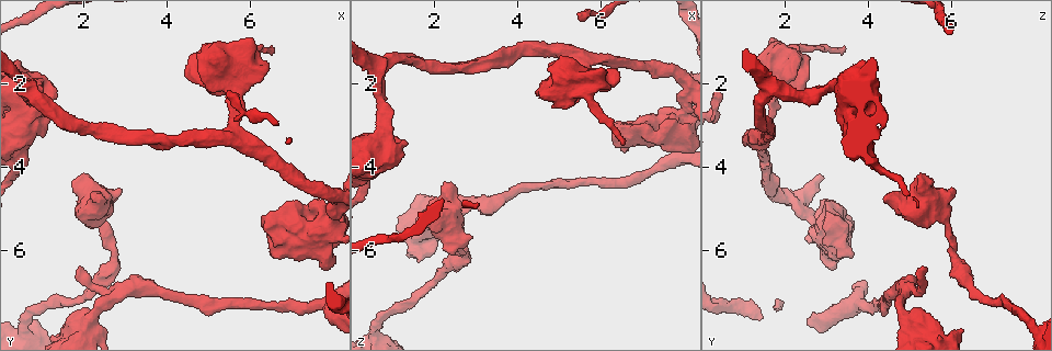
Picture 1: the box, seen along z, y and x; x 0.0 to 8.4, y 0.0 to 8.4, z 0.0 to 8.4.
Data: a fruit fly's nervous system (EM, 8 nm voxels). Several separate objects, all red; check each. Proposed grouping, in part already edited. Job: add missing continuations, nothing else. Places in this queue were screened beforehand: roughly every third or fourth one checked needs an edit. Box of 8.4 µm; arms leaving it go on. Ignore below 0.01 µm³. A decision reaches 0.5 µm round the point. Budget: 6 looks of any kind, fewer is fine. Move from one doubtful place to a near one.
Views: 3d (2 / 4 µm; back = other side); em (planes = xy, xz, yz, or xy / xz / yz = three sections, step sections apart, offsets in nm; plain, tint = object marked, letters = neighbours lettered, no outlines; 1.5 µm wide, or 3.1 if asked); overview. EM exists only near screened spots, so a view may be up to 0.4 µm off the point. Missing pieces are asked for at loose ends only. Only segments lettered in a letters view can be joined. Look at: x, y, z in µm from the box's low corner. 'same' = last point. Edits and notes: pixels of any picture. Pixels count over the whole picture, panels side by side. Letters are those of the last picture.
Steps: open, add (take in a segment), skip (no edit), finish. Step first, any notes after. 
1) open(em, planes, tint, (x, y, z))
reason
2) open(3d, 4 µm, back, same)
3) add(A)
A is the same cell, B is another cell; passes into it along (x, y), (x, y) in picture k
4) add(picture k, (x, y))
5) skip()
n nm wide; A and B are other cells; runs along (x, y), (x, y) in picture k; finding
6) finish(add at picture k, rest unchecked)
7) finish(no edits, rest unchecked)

open(em, planes, letters, (1.90, 6.45, 5.40))
branch stops here

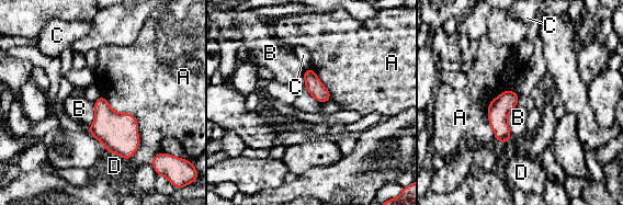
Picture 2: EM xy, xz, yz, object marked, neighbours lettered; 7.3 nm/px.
skip()
120 nm wide; A, B, C and D are other cells; border along (517, 104), (508, 115), (510, 138) in picture 2; none of them fits

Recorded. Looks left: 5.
open(em, xy, step 4, tint, (1.40, 2.30, 3.40))
an open end

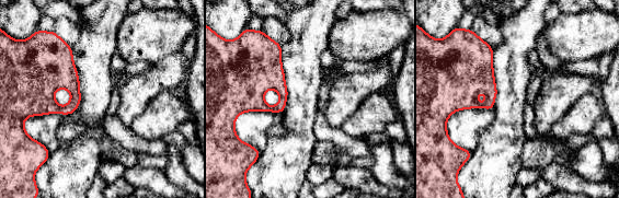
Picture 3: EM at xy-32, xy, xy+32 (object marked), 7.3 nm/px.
open(em, planes, letters, same)

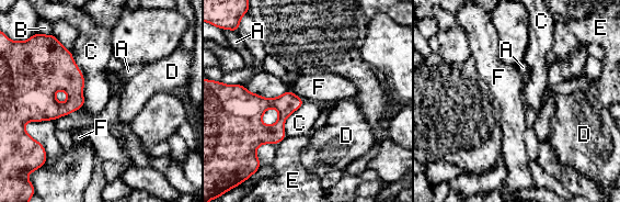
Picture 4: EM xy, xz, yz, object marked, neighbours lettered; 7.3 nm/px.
skip()
C touches over 440 nm; A, B, C, D, E and F are other cells; no lettered segment goes on from it

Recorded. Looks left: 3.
open(3d, 2 µm, (6.50, 1.20, 3.50))
thin end

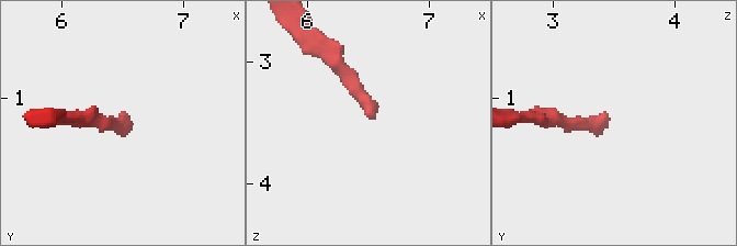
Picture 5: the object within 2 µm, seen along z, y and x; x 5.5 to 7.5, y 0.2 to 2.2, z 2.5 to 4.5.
open(em, yz, step 8, tint, (6.54, 1.16, 3.46))
shape alone is not enough

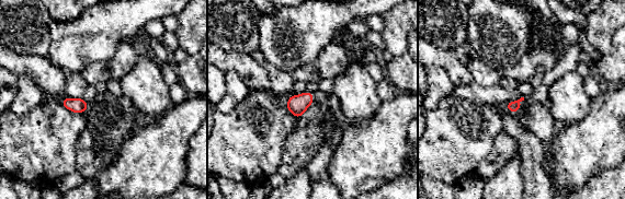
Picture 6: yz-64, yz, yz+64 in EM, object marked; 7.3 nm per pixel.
open(em, xz, step 4, letters, same)

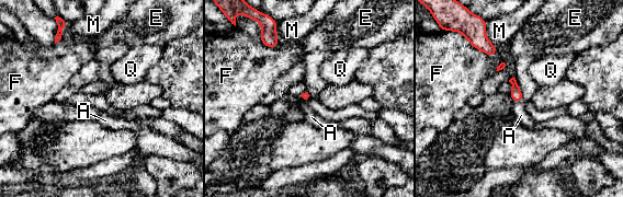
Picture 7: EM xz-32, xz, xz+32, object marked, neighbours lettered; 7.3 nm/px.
add(picture 7, (521, 115))
A is the same cell, E, F, M and Q are other cells; passes into it along (516, 94), (518, 101), (521, 115) in picture 7; it goes on there

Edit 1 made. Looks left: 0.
finish(add at picture 7, rest unchecked)

